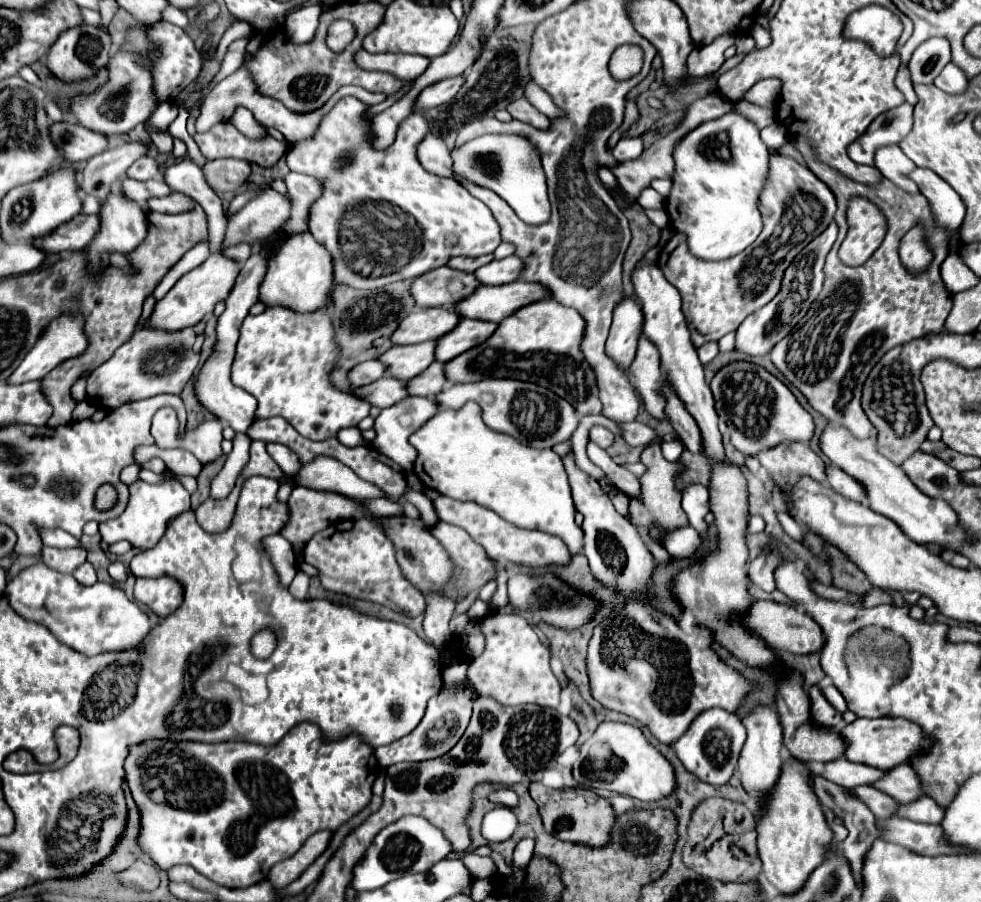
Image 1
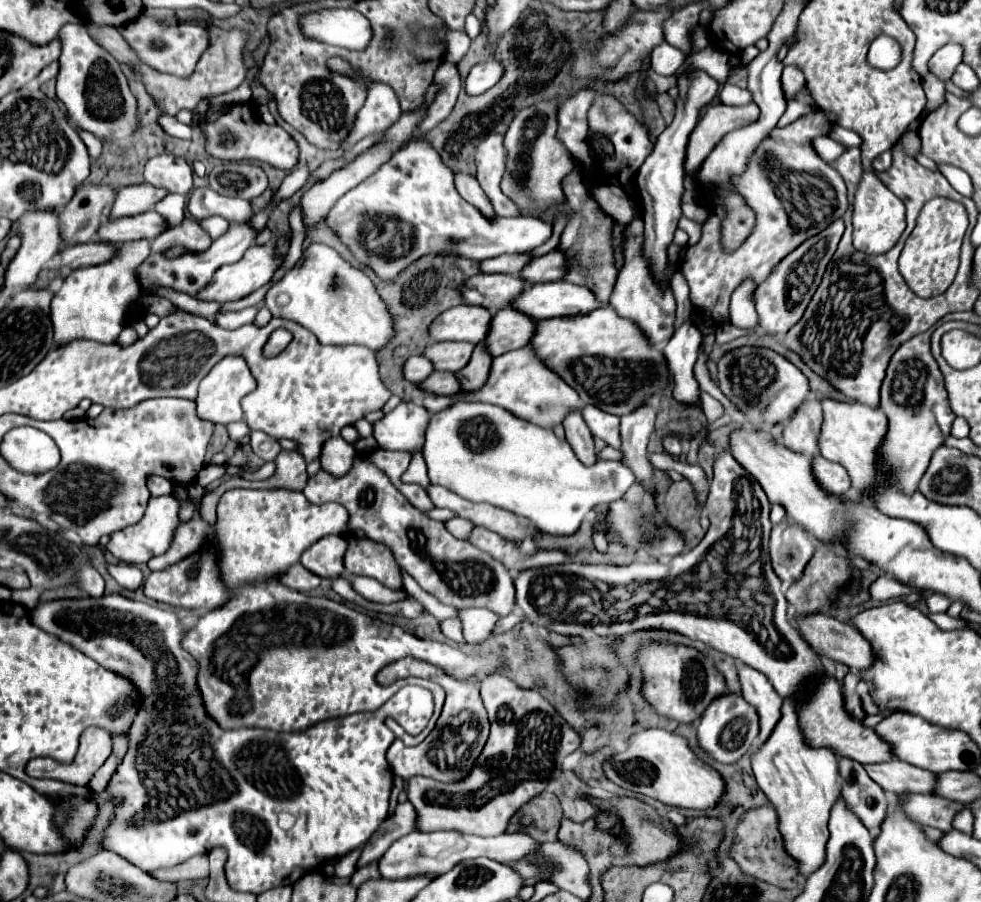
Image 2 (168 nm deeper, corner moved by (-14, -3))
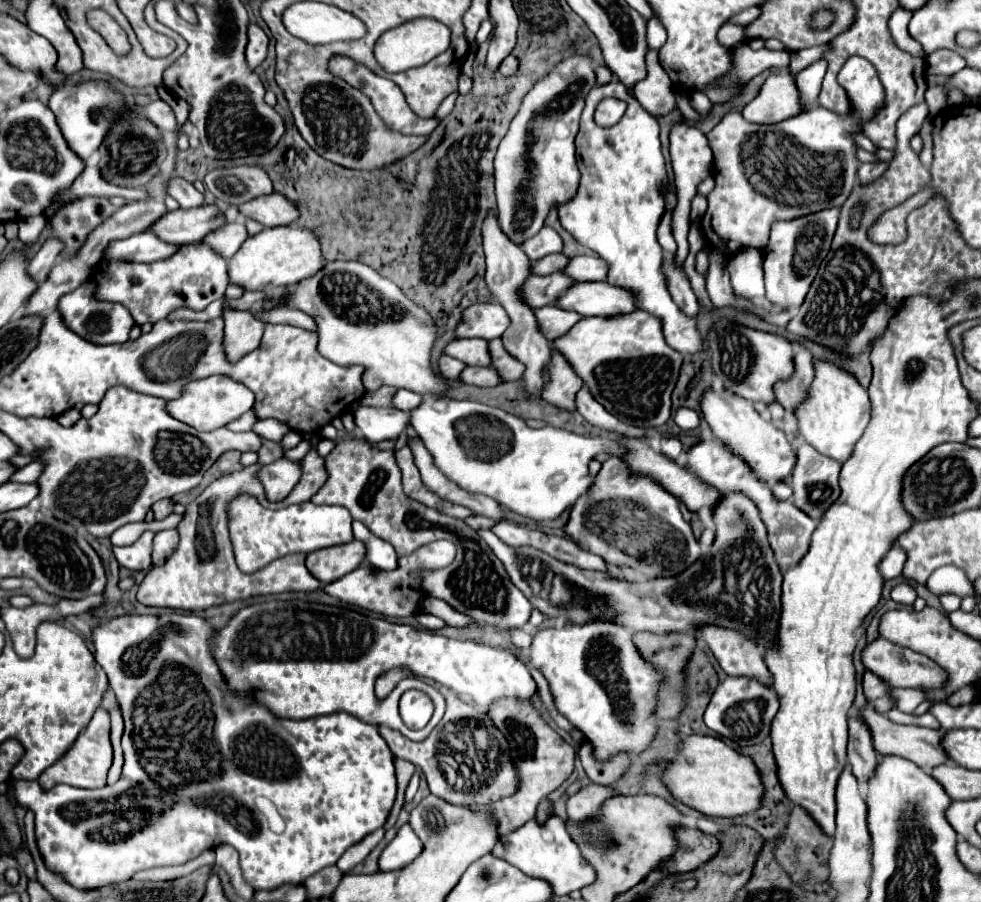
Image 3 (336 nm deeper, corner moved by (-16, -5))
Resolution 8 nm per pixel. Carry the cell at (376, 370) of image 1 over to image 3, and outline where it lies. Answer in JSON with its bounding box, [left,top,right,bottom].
[438,355,464,379]

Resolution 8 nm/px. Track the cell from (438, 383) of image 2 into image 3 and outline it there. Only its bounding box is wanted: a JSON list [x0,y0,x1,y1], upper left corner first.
[460,367,502,387]

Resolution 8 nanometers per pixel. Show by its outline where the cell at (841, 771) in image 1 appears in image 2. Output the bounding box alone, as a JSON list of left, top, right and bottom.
[864,761,934,793]

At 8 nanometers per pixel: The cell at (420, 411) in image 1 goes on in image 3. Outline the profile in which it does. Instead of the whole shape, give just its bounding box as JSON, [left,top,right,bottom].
[352,405,410,443]

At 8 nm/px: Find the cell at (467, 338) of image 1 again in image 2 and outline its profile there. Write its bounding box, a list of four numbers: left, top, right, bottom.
[482,307,534,357]

